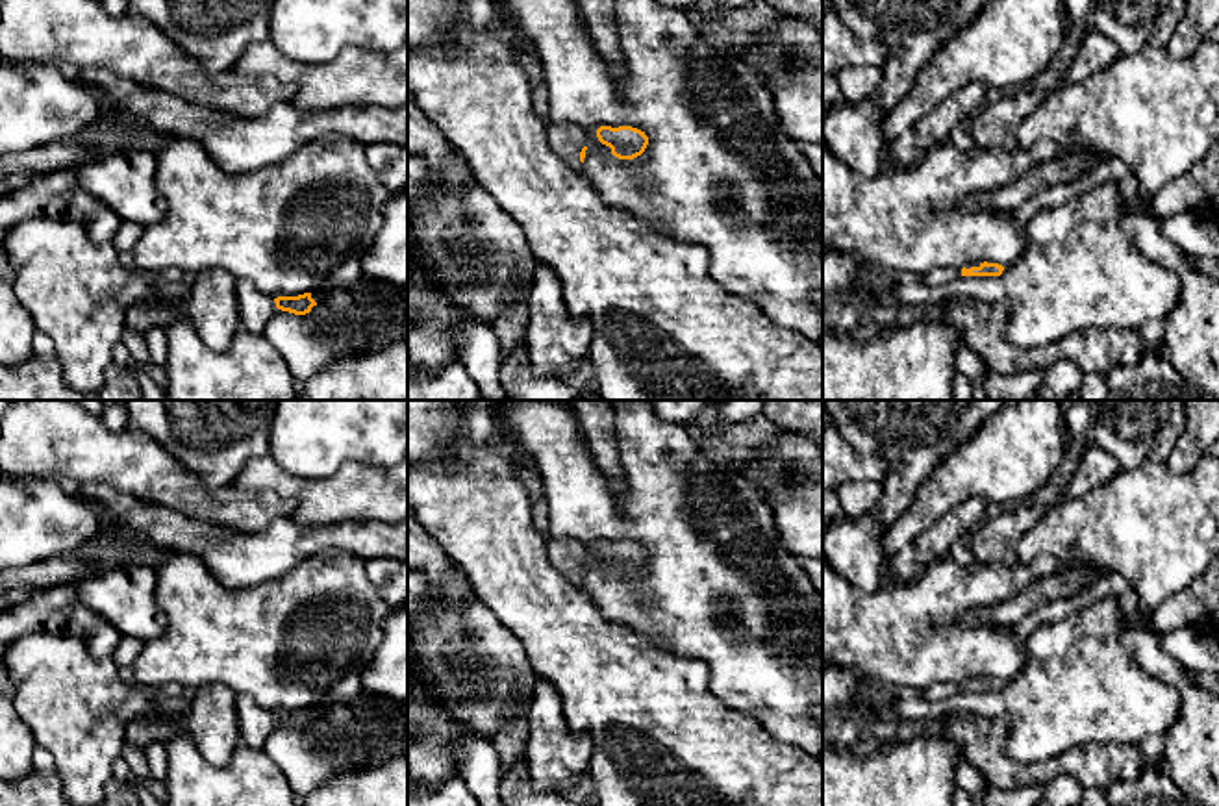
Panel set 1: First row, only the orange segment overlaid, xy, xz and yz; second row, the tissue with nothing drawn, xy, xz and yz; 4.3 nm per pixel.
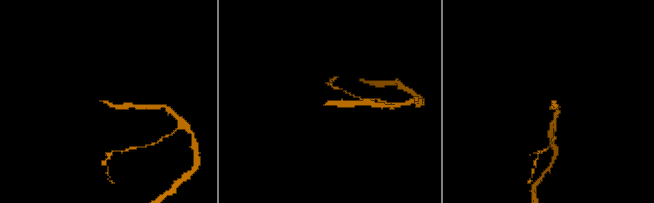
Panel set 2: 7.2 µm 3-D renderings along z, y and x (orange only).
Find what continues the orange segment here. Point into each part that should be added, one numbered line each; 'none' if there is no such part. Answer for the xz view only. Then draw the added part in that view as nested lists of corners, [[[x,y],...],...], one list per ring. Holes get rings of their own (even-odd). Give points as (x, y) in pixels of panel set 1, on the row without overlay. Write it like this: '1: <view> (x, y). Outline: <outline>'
1: xz (565, 554). Outline: [[[548,537],[547,556],[554,569],[559,571],[567,580],[578,586],[582,584],[580,567],[587,556],[587,548],[582,541],[571,537]]]

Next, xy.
none

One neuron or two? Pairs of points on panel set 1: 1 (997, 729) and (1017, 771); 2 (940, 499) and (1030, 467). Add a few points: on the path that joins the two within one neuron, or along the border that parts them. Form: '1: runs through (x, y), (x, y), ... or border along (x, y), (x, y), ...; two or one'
1: runs through (997, 740), (997, 755), (1006, 764); one
2: runs through (962, 477), (977, 467), (1008, 467); one

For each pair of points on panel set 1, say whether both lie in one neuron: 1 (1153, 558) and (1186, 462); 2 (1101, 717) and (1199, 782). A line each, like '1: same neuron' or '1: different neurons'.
1: different neurons
2: different neurons

